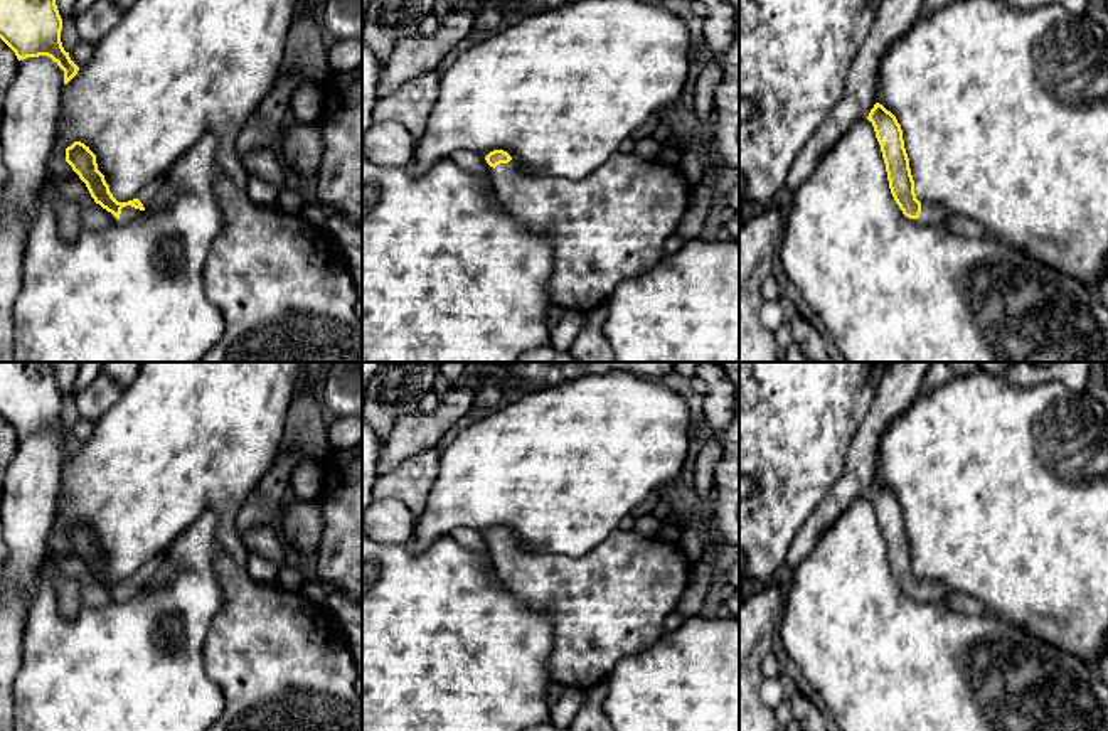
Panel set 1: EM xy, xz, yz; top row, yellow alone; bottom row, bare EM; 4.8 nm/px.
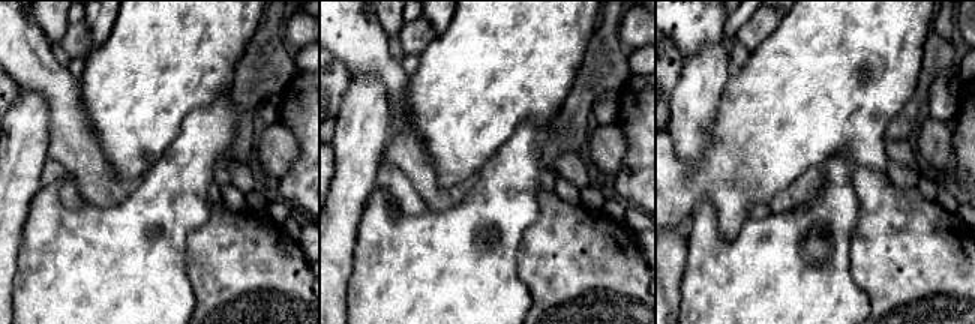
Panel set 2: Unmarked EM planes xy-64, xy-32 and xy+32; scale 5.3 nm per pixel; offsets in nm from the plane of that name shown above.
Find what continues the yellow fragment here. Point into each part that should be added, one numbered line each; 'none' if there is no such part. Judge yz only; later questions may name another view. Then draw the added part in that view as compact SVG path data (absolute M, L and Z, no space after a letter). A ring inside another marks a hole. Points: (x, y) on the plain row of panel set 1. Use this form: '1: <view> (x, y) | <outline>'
1: yz (933, 592) | M928 581L926 584L921 584L919 596L923 596L924 600L928 600L931 603L940 605L951 593L955 593L955 591L950 590L948 586L936 583L936 581Z

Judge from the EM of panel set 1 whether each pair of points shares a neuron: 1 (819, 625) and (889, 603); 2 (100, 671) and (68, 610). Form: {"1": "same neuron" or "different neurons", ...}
{"1": "same neuron", "2": "different neurons"}

